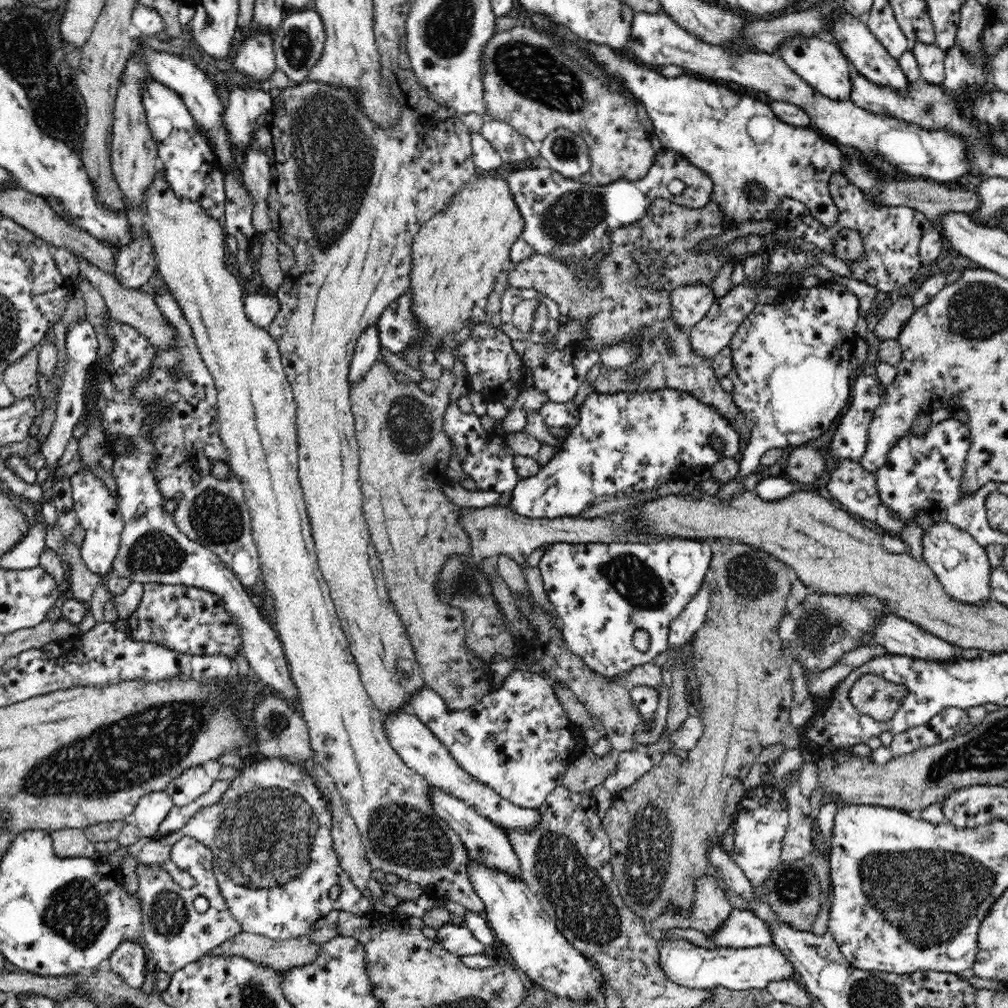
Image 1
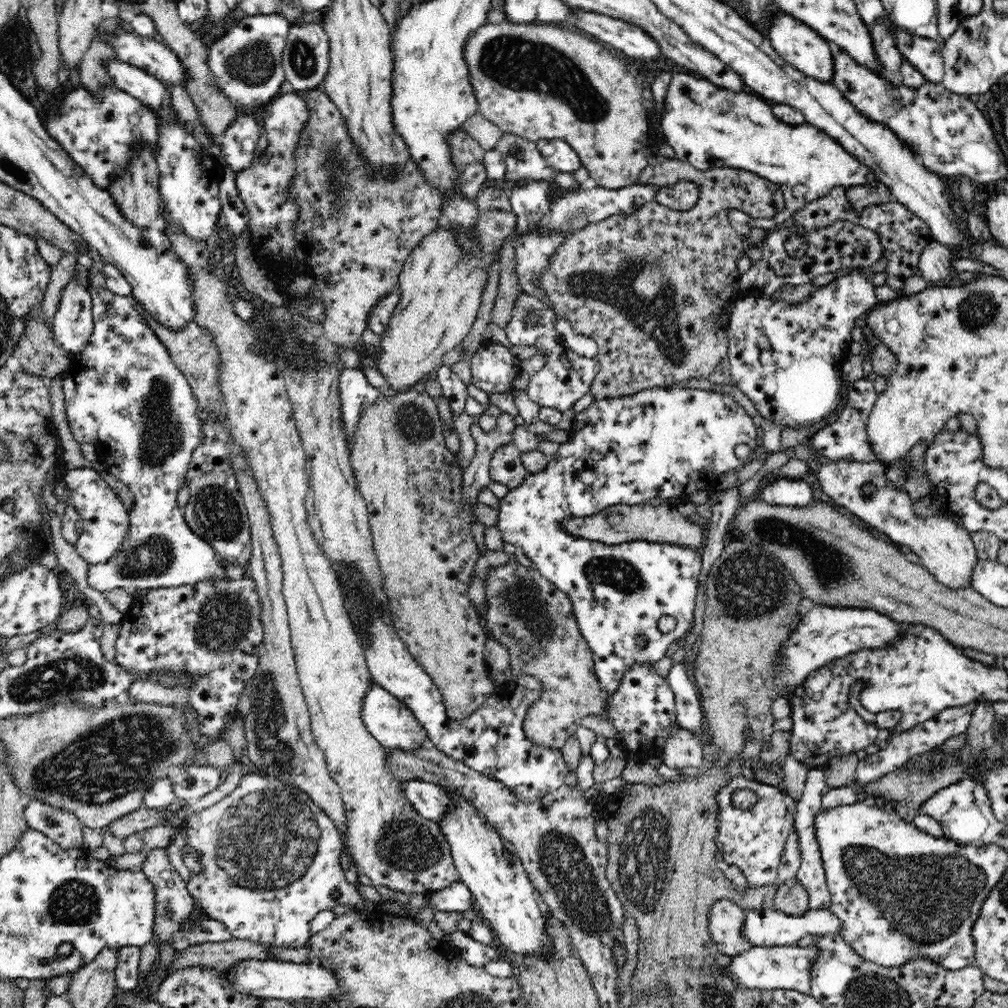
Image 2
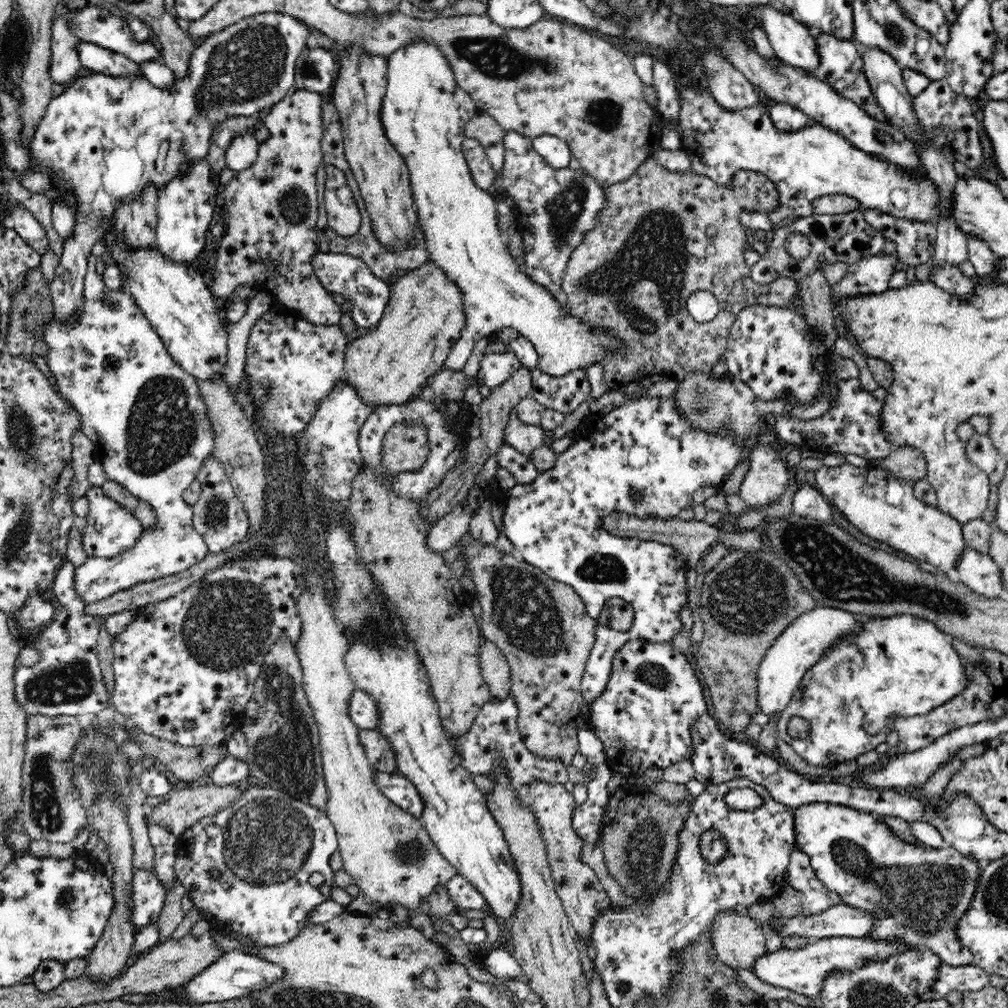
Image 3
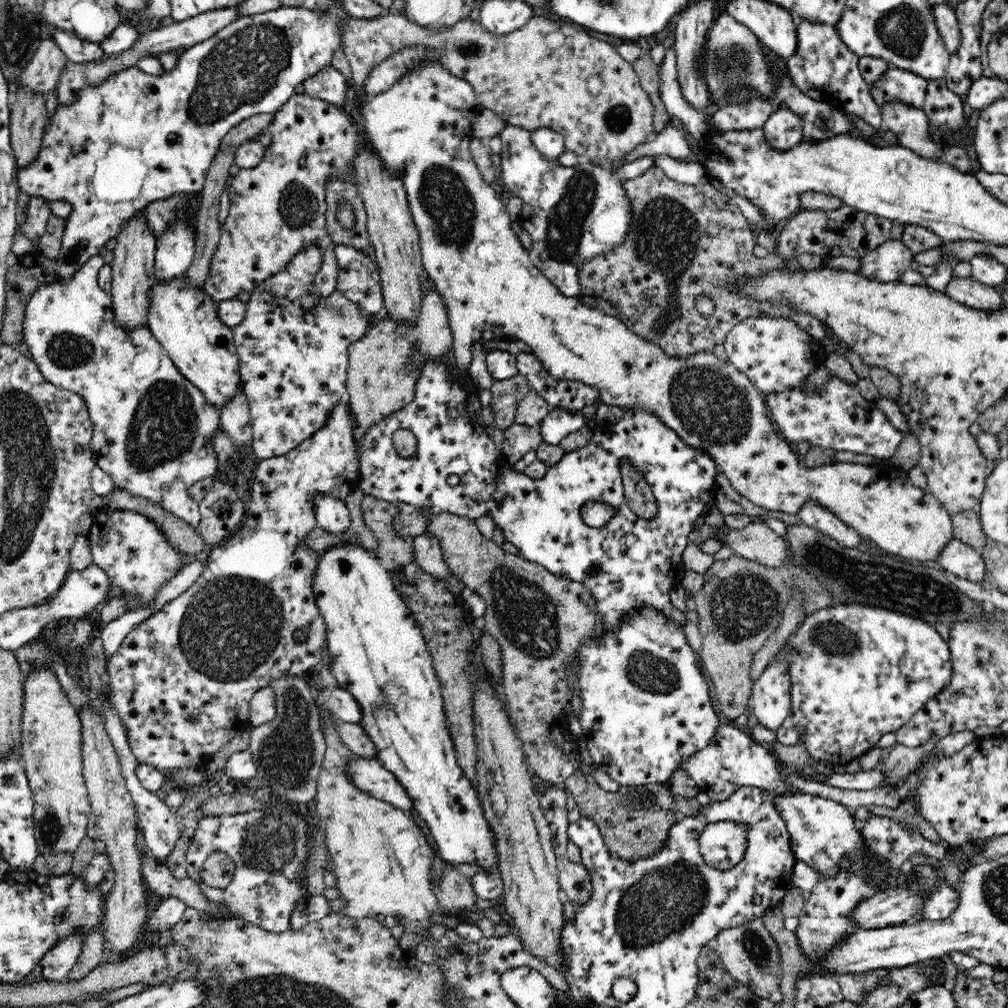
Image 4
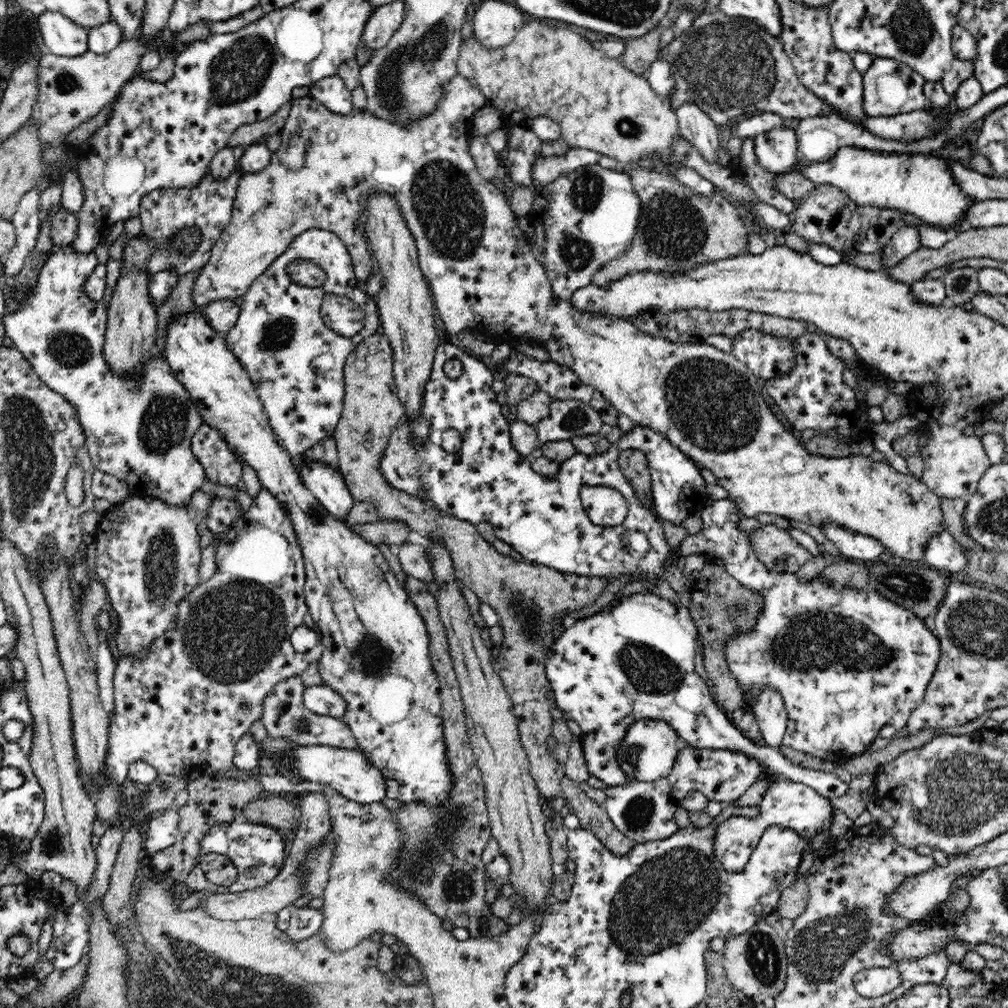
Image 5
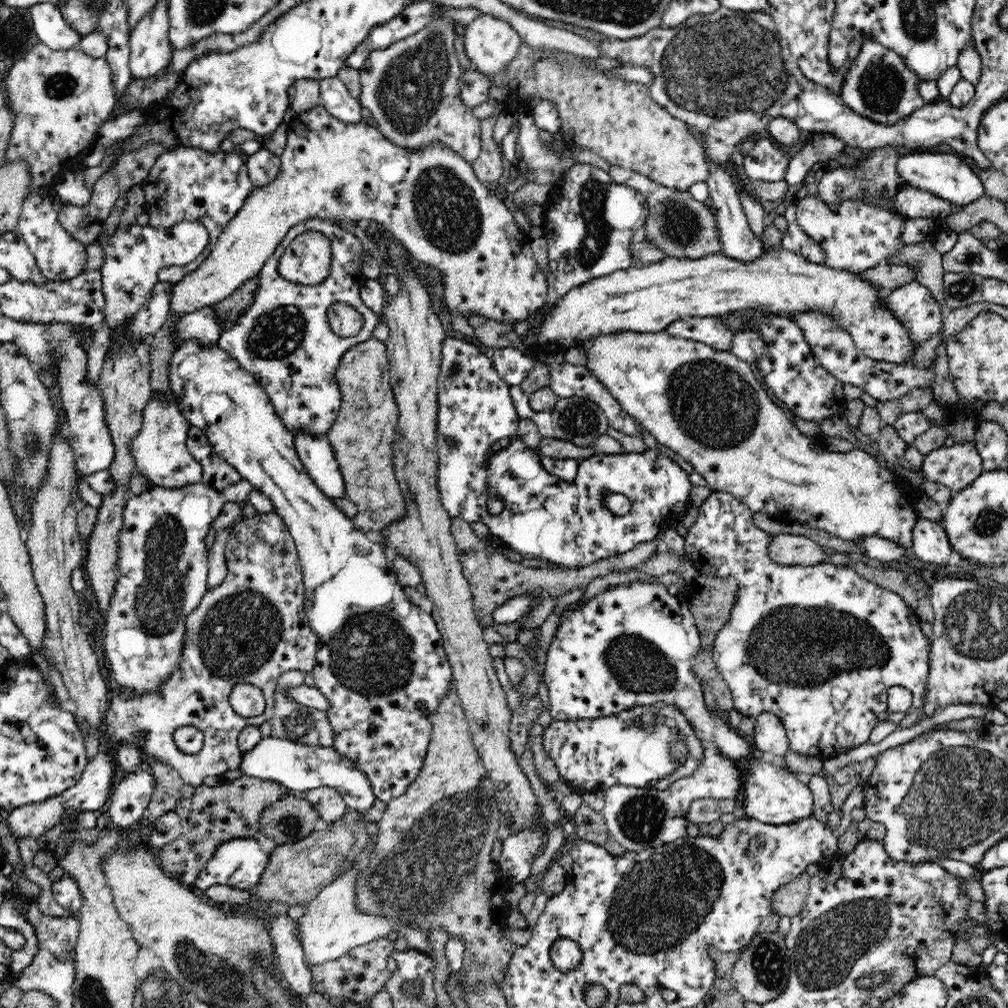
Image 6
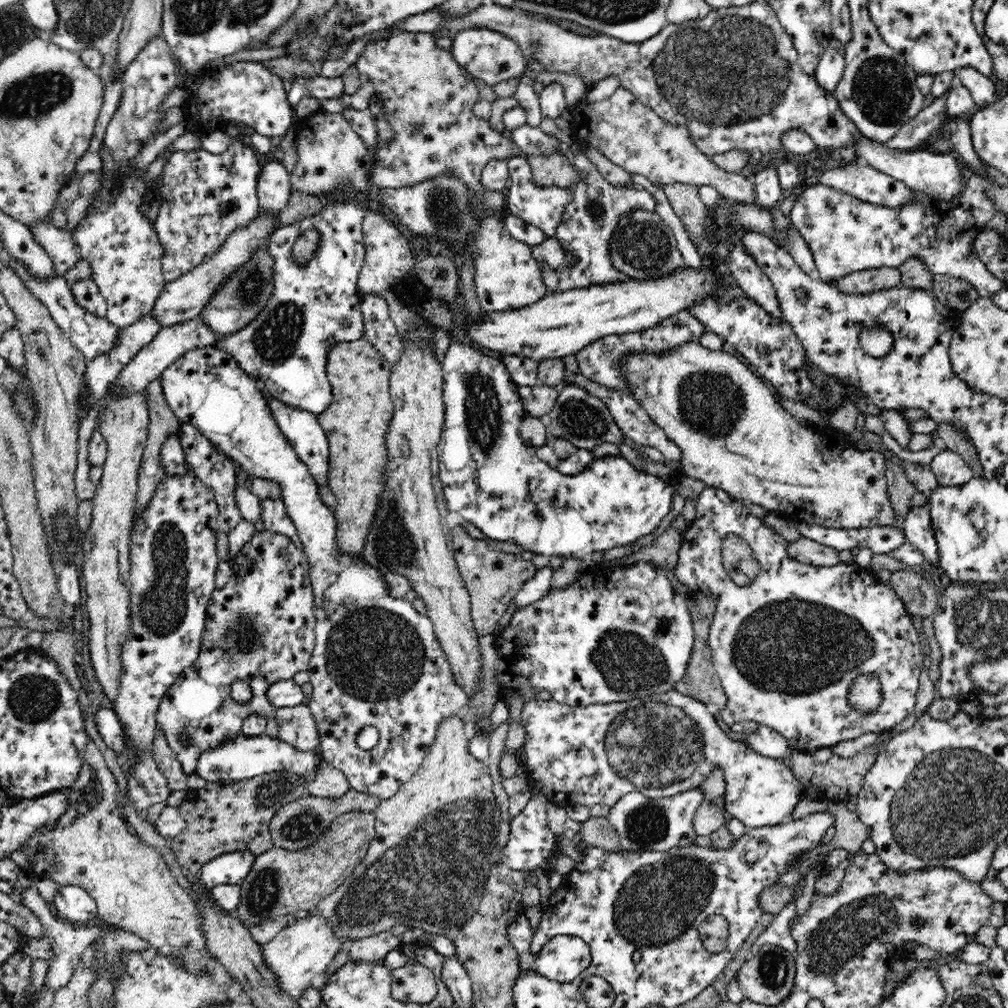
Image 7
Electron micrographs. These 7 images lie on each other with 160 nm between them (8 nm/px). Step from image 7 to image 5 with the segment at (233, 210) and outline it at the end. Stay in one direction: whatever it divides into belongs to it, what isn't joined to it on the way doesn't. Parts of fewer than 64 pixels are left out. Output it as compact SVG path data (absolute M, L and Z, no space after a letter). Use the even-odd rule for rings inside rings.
M237 168L220 181L212 177L208 169L198 184L193 187L158 189L156 192L149 192L142 199L139 206L139 217L142 220L141 234L155 244L155 252L146 268L150 276L157 274L158 271L170 270L170 268L175 268L175 271L182 276L186 275L186 272L201 269L208 263L212 248L232 219L236 186L238 186L241 174L242 171ZM193 226L197 227L201 236L196 253L188 256L180 250L176 251L176 247L172 247L172 242L180 230L188 230Z

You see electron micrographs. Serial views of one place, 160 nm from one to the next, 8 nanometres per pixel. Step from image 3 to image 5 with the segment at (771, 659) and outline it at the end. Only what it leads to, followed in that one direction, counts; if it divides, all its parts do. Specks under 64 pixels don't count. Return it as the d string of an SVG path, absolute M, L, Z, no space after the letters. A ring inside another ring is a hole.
M764 688L758 701L753 705L762 743L772 748L779 748L785 739L788 714L784 699L775 688Z

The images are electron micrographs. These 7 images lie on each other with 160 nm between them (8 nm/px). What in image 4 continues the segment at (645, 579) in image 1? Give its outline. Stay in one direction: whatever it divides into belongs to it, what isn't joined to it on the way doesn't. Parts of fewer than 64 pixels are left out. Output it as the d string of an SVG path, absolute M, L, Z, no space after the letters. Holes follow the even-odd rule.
M450 357L442 360L430 360L428 364L423 366L416 383L416 392L412 402L407 404L390 416L378 420L376 426L368 428L364 438L360 440L359 447L359 461L360 461L360 476L357 480L359 487L364 491L365 495L371 495L375 498L388 501L389 503L399 504L406 503L409 505L414 505L419 508L430 508L429 512L432 514L440 514L448 512L453 515L458 515L460 517L468 517L470 520L476 520L480 516L487 514L494 519L495 524L502 530L505 540L514 544L518 548L518 555L530 562L537 562L544 566L545 569L556 574L556 576L566 578L574 582L582 582L586 585L586 589L590 591L590 595L596 601L596 609L598 609L598 616L602 616L603 629L602 633L607 633L608 631L613 631L622 621L623 616L627 614L635 613L636 609L641 609L642 607L652 607L662 612L670 612L673 607L670 601L670 590L671 588L680 583L684 572L684 566L682 565L681 556L683 555L684 549L689 543L688 535L692 530L693 521L704 514L710 507L712 502L715 500L720 489L716 486L714 482L714 477L716 473L720 470L713 458L710 458L709 454L698 450L697 448L692 448L688 446L671 428L668 428L664 422L662 422L657 416L647 410L641 410L641 408L628 408L623 410L623 417L614 425L599 424L594 422L592 424L592 440L590 444L586 444L584 448L579 448L578 450L572 450L572 452L565 453L565 455L552 466L549 467L548 472L542 478L530 478L524 471L518 472L518 470L512 469L512 466L506 462L506 459L502 455L498 456L498 446L490 439L490 436L486 433L486 426L482 424L482 418L480 411L482 410L482 404L478 399L479 389L472 382L471 377L468 373L468 368L456 367L454 360ZM398 429L408 429L411 430L415 437L417 438L417 449L416 454L412 455L410 458L402 458L398 455L398 451L394 449L393 445L393 434ZM621 458L630 459L632 467L636 471L640 471L645 478L651 481L652 490L654 497L656 498L656 503L658 503L658 514L656 518L652 520L646 520L645 518L640 518L628 505L628 501L624 497L625 491L623 490L623 480L621 479L620 463ZM588 501L600 501L614 507L614 516L608 520L606 526L600 526L600 528L594 528L584 524L581 517L581 506ZM626 536L636 536L636 540L646 548L646 558L644 560L636 560L630 556L630 550L628 554L626 553Z

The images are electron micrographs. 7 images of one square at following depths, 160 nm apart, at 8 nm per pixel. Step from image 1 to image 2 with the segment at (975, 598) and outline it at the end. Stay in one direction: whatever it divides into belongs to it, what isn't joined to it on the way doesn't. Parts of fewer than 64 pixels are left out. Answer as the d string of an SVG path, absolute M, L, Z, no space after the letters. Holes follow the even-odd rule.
M830 461L820 466L817 480L837 508L844 506L868 526L886 534L895 545L908 546L942 585L950 589L971 586L972 569L979 558L969 532L942 513L925 519L916 515L908 492L905 489L901 492L888 483L884 464L878 461Z

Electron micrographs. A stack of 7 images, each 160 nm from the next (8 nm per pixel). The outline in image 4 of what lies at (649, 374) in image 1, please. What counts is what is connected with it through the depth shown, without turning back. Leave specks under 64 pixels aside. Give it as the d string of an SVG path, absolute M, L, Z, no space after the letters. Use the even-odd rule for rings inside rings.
M654 164L644 174L626 180L624 189L632 205L632 226L620 247L582 265L578 272L580 291L575 297L580 302L598 307L607 315L620 319L632 332L656 343L667 356L673 358L688 358L700 352L714 353L714 348L723 344L733 326L752 316L783 316L793 320L815 342L826 338L821 321L807 312L792 308L791 304L762 302L738 295L736 282L740 278L760 278L766 271L789 266L775 252L762 259L753 254L757 245L757 230L748 223L742 211L709 182L702 186L682 184L668 178L662 168ZM703 295L713 300L715 307L712 316L704 317L696 309L696 299Z

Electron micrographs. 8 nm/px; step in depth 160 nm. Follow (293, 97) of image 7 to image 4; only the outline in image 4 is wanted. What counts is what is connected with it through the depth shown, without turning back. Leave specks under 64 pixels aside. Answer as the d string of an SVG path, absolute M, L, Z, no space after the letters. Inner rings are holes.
M332 65L324 66L314 76L302 82L304 93L329 102L339 107L345 107L350 93L350 82Z

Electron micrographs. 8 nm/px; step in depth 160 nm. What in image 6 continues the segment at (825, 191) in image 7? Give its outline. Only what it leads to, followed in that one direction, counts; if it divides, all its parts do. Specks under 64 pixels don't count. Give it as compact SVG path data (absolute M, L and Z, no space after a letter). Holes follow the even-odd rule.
M816 195L806 196L798 199L797 202L797 222L800 228L824 251L824 265L832 269L842 269L859 274L874 268L885 262L891 261L898 252L906 246L903 244L902 230L906 217L899 213L893 214L892 211L886 211L884 207L878 207L868 204L863 200L844 199L835 205L826 205L820 201Z

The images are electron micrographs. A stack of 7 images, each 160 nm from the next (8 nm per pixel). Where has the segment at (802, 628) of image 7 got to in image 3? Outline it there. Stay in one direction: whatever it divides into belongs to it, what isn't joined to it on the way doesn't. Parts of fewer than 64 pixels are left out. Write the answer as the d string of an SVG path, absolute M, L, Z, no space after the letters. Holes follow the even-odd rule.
M899 614L888 618L860 617L860 621L861 629L857 633L850 633L839 638L828 649L828 652L825 652L820 657L820 660L810 666L806 671L806 674L803 674L802 680L793 694L789 706L781 713L780 720L778 720L778 738L790 745L790 747L795 750L795 753L799 754L799 756L809 765L832 769L839 763L855 760L861 754L870 752L870 750L875 750L875 748L882 744L882 742L886 741L887 736L894 729L895 718L908 718L930 714L930 712L938 708L938 706L942 706L946 704L948 700L954 698L954 696L958 696L958 694L961 693L961 690L968 684L963 664L958 657L958 653L956 653L956 650L950 643L950 636L945 632L942 632L934 623L909 614ZM793 716L804 718L804 720L807 720L810 723L810 735L806 740L792 738L792 736L788 735L787 724Z

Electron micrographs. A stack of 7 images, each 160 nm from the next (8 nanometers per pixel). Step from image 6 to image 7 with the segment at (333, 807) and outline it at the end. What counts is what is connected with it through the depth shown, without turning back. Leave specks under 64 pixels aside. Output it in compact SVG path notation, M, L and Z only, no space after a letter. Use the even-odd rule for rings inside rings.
M322 760L318 774L310 780L306 780L308 796L335 799L350 789L347 777L325 760Z

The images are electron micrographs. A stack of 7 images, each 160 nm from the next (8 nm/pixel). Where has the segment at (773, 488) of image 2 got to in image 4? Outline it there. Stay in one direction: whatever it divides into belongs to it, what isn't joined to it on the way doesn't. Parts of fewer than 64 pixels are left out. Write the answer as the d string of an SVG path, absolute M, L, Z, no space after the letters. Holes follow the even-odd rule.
M812 501L807 503L800 508L797 515L802 523L817 528L846 548L858 548L862 544L860 533L844 524L831 510L818 503L812 503Z

